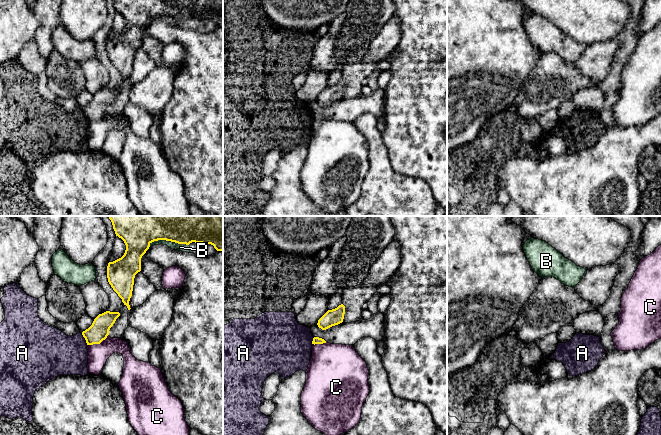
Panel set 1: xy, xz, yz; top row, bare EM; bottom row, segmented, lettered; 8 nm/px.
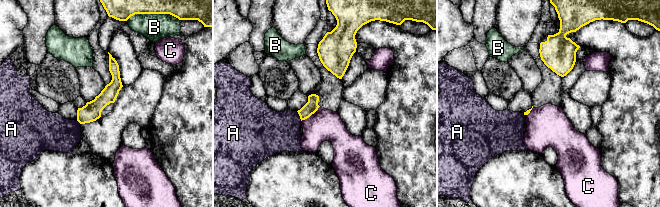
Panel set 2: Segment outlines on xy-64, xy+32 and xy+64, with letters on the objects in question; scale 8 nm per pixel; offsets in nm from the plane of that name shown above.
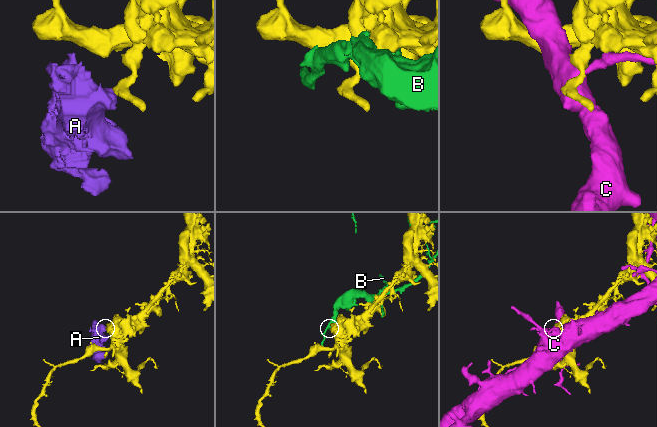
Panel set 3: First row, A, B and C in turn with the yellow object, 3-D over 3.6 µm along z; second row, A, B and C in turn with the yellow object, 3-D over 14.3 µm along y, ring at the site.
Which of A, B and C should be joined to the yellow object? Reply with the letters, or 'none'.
none

